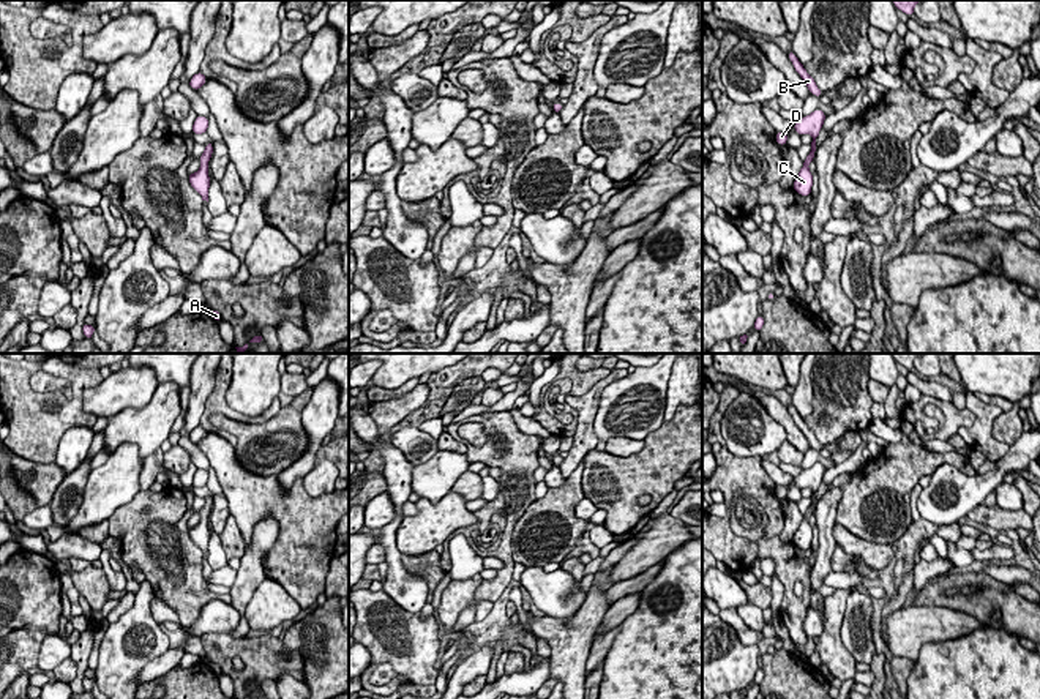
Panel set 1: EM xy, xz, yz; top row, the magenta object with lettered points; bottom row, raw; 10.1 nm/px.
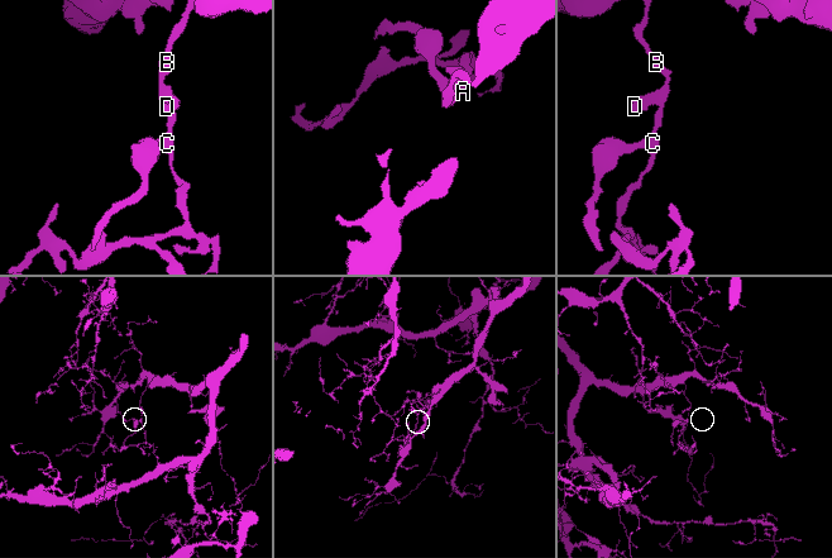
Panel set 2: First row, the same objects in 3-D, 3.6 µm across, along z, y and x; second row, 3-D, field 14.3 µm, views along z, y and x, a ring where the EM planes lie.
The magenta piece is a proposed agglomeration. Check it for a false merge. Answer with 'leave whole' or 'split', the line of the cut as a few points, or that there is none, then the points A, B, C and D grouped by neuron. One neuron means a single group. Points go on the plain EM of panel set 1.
leave whole; cut none; groups A B C D

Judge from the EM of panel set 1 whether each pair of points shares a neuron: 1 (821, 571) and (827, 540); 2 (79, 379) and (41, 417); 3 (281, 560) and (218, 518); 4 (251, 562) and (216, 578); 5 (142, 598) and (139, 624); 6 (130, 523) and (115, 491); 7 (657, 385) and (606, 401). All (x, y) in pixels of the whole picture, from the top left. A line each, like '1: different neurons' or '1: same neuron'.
1: same neuron
2: same neuron
3: different neurons
4: different neurons
5: same neuron
6: different neurons
7: same neuron

